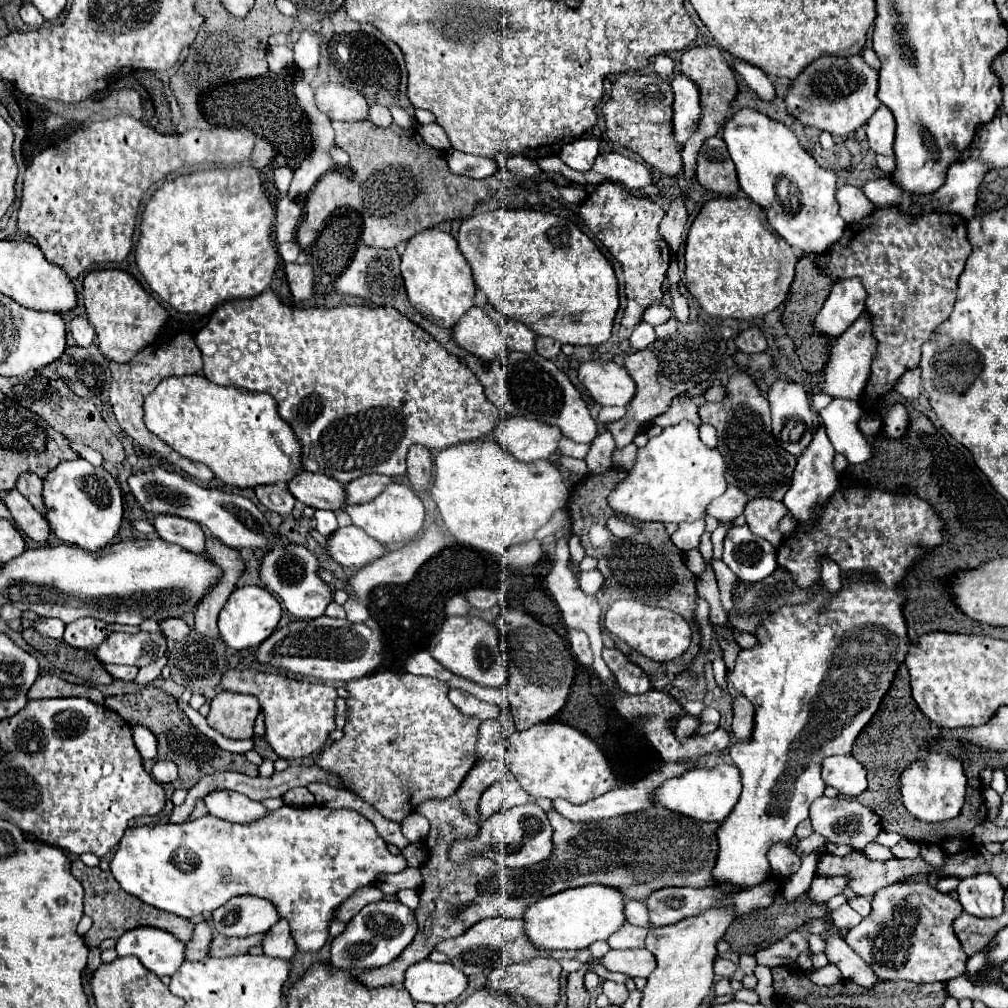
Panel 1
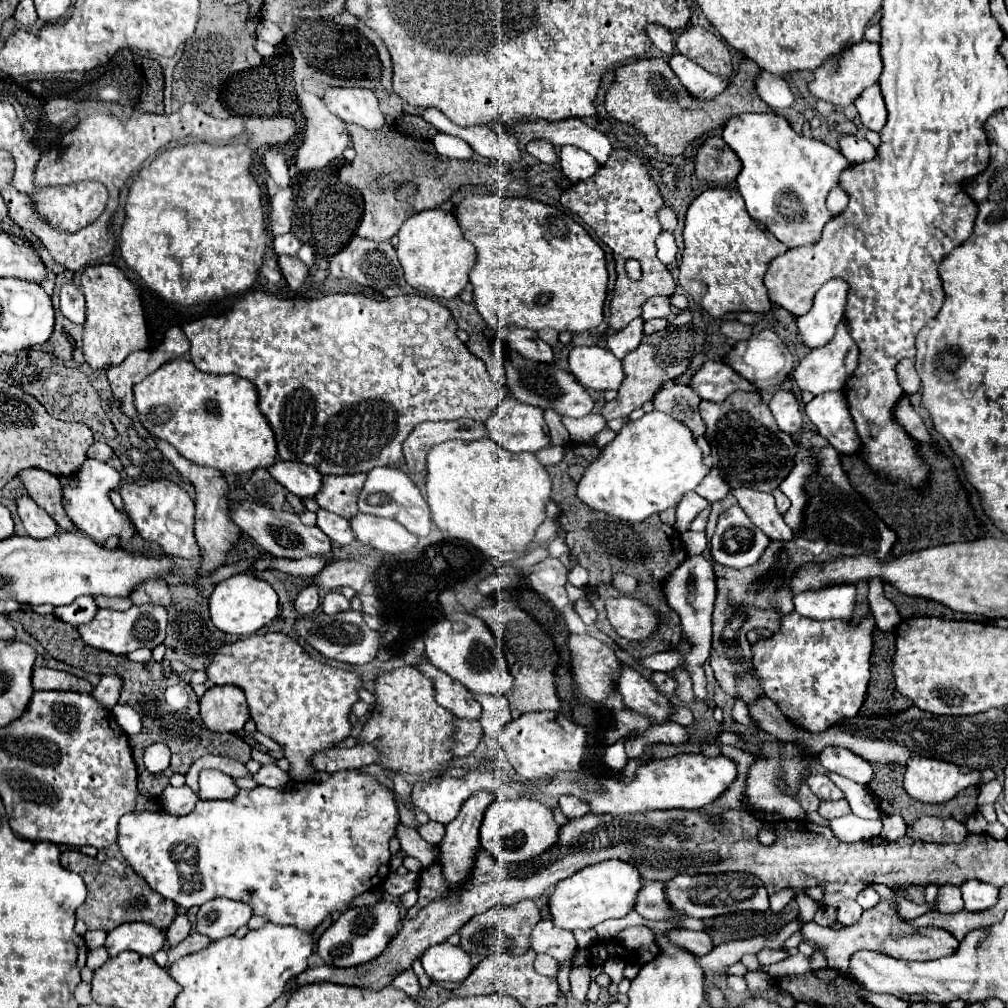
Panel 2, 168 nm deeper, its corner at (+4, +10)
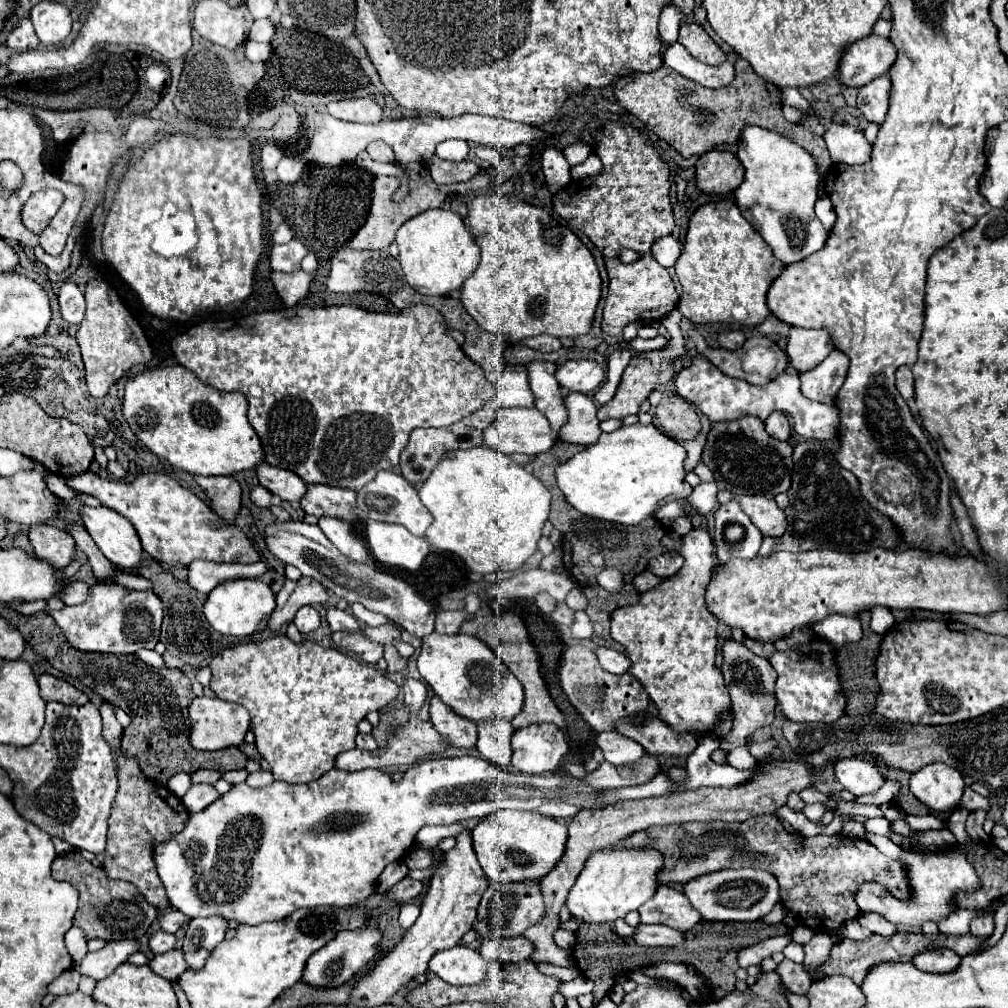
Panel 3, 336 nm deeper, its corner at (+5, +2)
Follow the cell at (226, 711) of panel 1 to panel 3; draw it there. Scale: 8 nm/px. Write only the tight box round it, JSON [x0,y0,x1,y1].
[189,697,249,751]

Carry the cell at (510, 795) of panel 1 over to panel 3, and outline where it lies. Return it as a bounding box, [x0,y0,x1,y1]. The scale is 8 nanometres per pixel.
[347,831,489,1007]

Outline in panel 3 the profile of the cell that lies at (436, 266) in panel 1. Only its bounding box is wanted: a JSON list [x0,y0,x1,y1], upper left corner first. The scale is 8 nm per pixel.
[397,209,479,295]

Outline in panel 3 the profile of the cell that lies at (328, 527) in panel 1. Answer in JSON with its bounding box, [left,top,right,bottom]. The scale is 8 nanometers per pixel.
[319,517,369,563]

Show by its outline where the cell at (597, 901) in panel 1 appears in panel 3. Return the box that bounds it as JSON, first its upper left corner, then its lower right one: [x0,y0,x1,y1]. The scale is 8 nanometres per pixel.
[567,849,663,923]

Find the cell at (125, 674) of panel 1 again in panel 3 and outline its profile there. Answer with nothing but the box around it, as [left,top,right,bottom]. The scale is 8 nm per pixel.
[137,649,165,667]

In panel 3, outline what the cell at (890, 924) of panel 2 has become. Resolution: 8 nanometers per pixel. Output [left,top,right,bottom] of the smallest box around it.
[913,949,961,973]

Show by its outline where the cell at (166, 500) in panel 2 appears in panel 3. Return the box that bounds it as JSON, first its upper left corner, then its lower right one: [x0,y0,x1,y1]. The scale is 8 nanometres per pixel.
[65,471,261,565]

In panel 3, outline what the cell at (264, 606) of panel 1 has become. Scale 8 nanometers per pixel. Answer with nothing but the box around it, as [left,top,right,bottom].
[203,579,275,637]

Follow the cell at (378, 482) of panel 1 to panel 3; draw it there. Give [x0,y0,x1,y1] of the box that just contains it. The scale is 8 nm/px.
[301,485,357,521]

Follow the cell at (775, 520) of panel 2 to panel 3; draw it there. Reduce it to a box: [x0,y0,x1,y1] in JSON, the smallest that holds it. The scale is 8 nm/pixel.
[739,495,787,537]

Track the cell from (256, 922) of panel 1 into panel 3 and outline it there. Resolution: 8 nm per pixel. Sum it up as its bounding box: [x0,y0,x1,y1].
[183,917,227,969]

